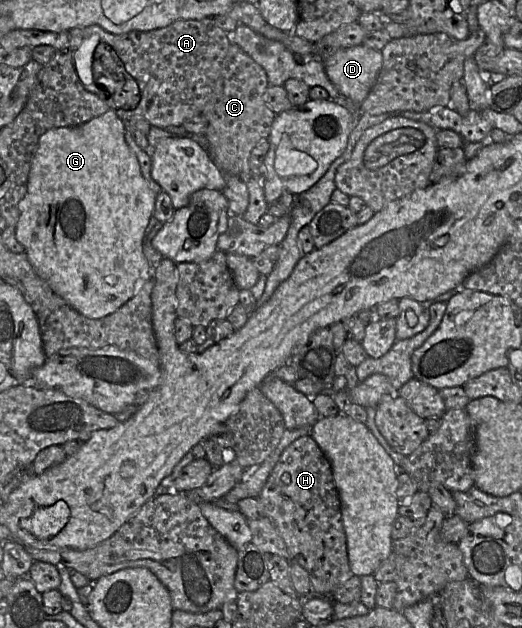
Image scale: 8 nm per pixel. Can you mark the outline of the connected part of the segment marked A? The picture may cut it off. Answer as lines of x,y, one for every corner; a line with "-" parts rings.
213,18
179,20
163,28
119,35
109,33
98,25
72,28
68,34
67,49
72,54
76,73
83,86
94,83
105,95
105,101
109,94
115,109
134,111
134,116
142,116
151,126
159,128
180,126
185,120
202,115
230,45
228,33
217,26

